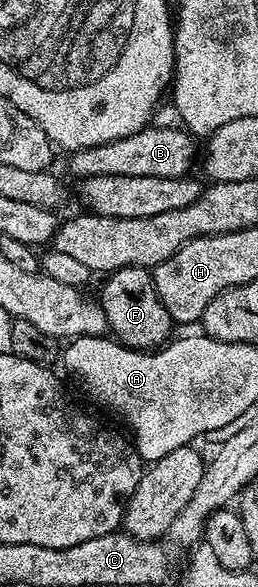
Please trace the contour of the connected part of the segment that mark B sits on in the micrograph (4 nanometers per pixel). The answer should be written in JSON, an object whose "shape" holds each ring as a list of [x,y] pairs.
{"shape":[[[148,125],[143,128],[142,131],[133,133],[129,137],[121,137],[117,141],[109,141],[105,145],[97,145],[96,147],[90,147],[89,149],[81,149],[80,151],[70,152],[69,159],[71,159],[71,171],[75,174],[75,177],[84,179],[85,177],[97,177],[98,175],[104,175],[105,177],[181,177],[182,175],[188,174],[192,169],[191,166],[196,166],[197,163],[197,151],[195,155],[195,143],[197,143],[196,136],[192,135],[190,131],[186,129],[180,129],[178,126],[175,127],[155,127],[156,125]]]}

